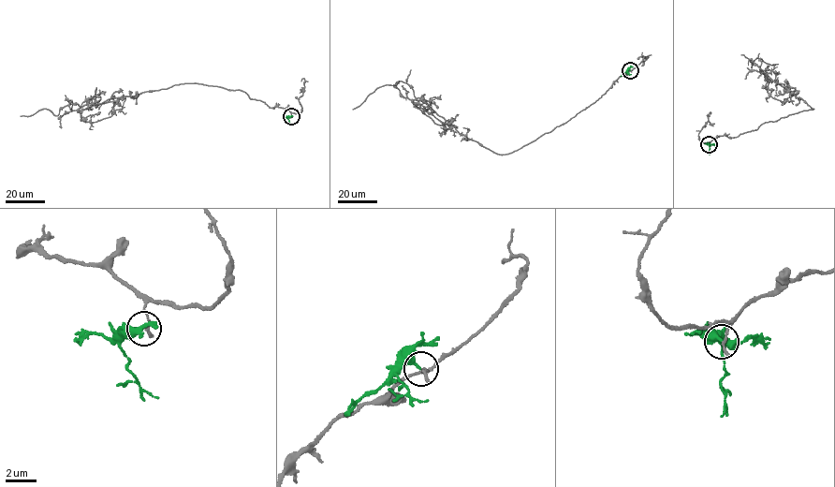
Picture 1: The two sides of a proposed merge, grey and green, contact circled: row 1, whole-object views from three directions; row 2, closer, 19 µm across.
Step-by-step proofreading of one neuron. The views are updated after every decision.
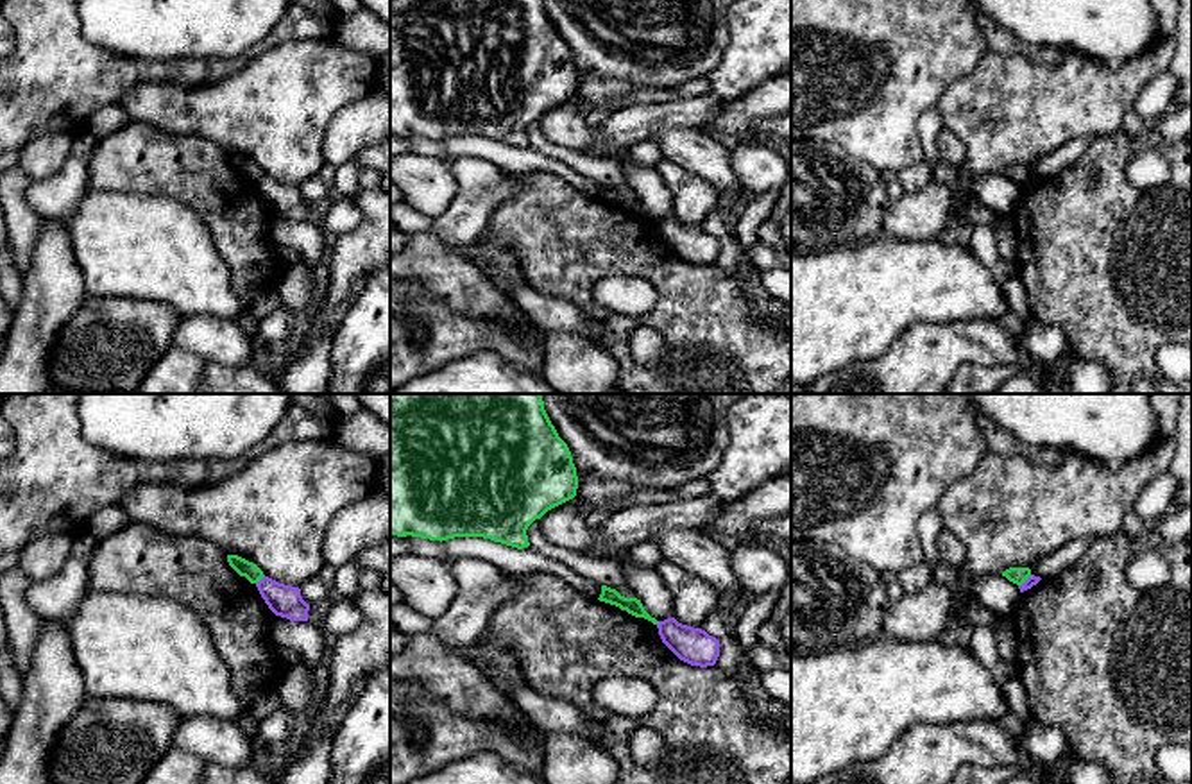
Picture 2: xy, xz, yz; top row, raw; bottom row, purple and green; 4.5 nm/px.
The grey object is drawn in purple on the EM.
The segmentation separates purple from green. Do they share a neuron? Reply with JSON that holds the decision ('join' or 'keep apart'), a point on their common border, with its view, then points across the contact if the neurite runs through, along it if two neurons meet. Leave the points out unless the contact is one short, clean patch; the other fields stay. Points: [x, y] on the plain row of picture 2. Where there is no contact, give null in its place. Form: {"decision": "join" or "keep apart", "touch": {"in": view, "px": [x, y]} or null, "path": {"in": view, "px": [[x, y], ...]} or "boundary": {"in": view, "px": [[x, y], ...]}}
{"decision": "keep apart", "touch": {"in": "yz", "px": [1026, 179]}, "boundary": {"in": "yz", "px": [[1031, 174], [1019, 185]]}}

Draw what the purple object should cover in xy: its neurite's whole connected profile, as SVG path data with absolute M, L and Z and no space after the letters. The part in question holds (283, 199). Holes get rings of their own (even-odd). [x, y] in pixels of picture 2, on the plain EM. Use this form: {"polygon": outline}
{"polygon": "M263 175L256 186L276 215L308 220L310 204L302 199L299 186L279 183L268 175Z"}

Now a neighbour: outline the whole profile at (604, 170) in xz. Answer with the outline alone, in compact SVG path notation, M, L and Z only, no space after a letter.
M535 118L528 129L528 141L532 149L564 161L567 166L576 170L580 175L596 181L598 184L607 184L616 188L625 197L635 197L634 190L626 184L623 170L617 161L605 156L589 156L580 150L566 149L549 141L542 129L541 118Z

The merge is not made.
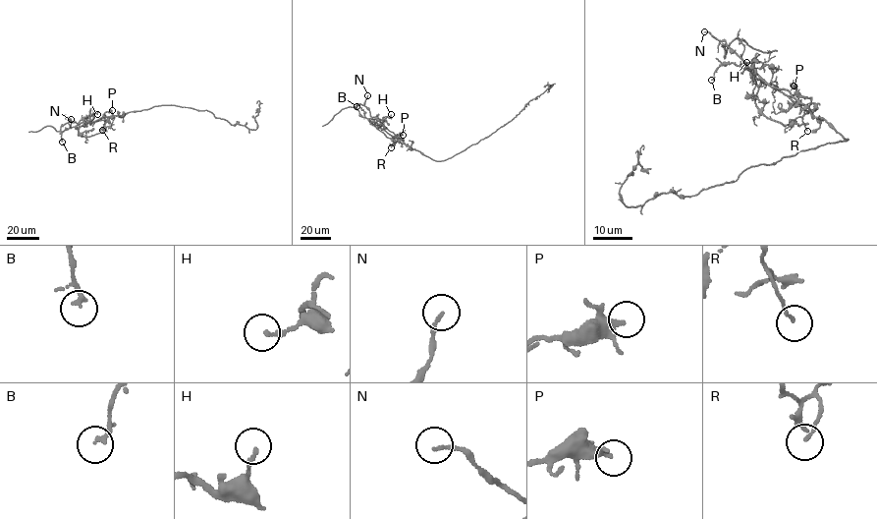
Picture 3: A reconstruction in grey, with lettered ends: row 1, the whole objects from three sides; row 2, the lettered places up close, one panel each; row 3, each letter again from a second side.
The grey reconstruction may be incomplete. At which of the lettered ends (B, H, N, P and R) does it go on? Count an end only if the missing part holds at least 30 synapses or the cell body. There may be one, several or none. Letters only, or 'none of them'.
none of them

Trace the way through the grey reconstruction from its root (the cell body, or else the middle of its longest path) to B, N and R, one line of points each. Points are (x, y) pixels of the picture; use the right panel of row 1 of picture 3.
B: (842, 142), (848, 139), (814, 116), (790, 91), (766, 84), (755, 69), (731, 62), (717, 69), (711, 80)
N: (842, 142), (848, 139), (845, 140), (825, 119), (814, 116), (790, 91), (766, 84), (724, 41), (704, 31)
R: (842, 142), (848, 139), (824, 118), (761, 83), (758, 110), (784, 126), (800, 117), (807, 131)

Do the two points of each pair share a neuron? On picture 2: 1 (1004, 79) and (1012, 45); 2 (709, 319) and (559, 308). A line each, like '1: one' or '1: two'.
1: two
2: two

